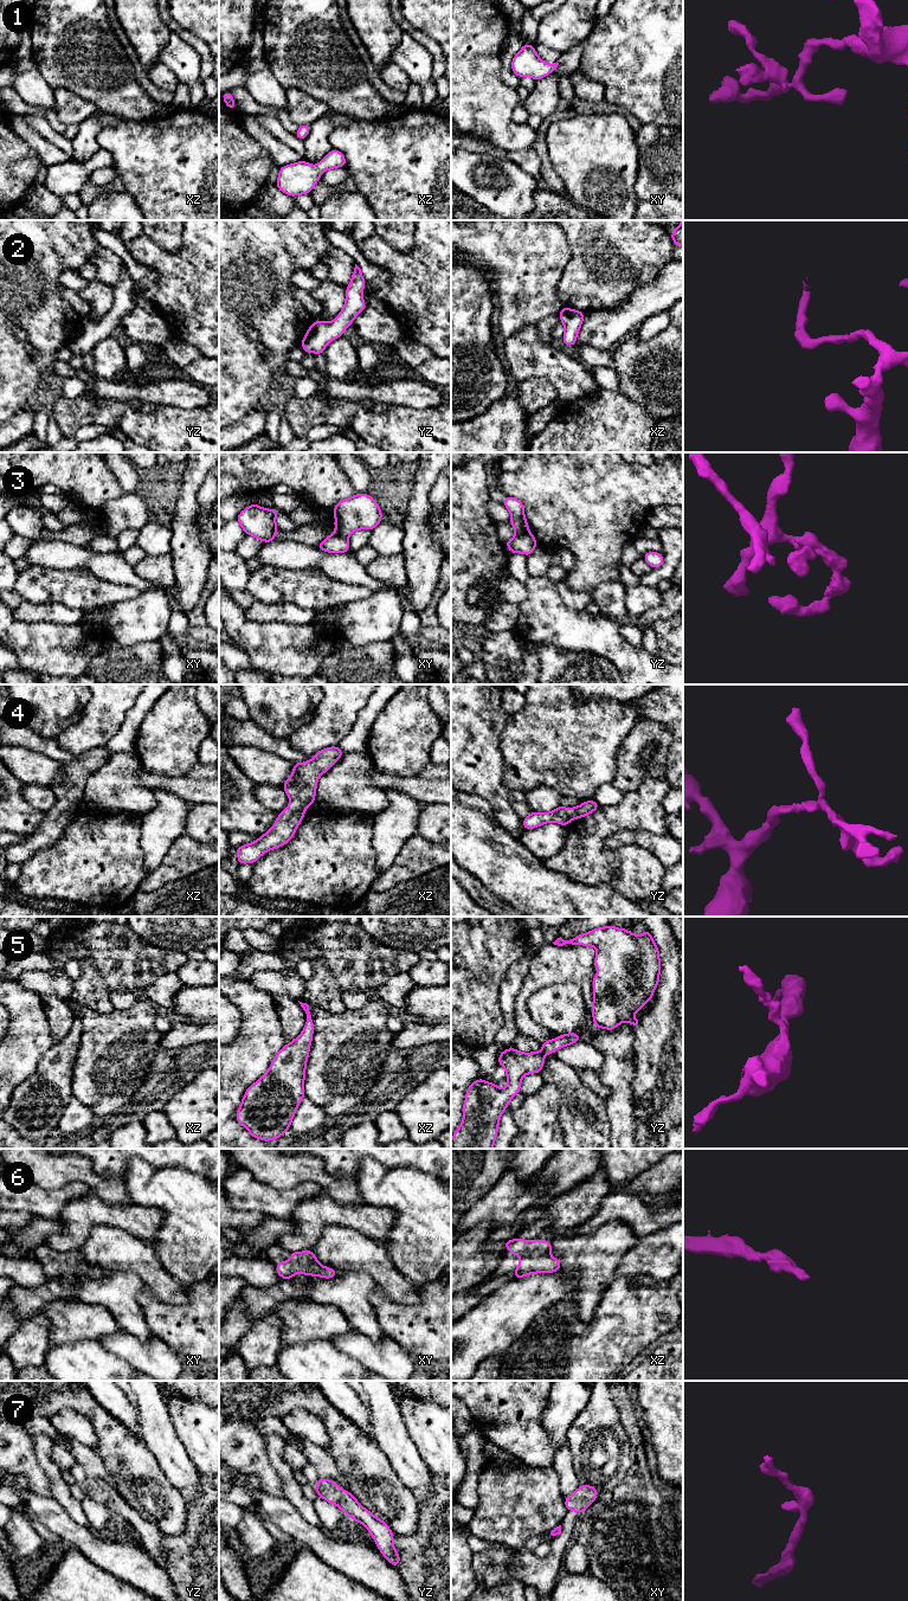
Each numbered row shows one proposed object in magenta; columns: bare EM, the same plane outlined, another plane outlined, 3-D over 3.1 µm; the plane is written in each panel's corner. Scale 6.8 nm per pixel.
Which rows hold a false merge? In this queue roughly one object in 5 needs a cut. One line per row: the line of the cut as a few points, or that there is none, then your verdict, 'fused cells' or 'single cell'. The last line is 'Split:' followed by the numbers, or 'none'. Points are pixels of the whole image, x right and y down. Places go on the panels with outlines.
1: no cut | single cell
2: no cut | single cell
3: yz (528, 531), (516, 534) | fused cells
4: no cut | single cell
5: no cut | single cell
6: no cut | single cell
7: no cut | single cell
Split: 3

